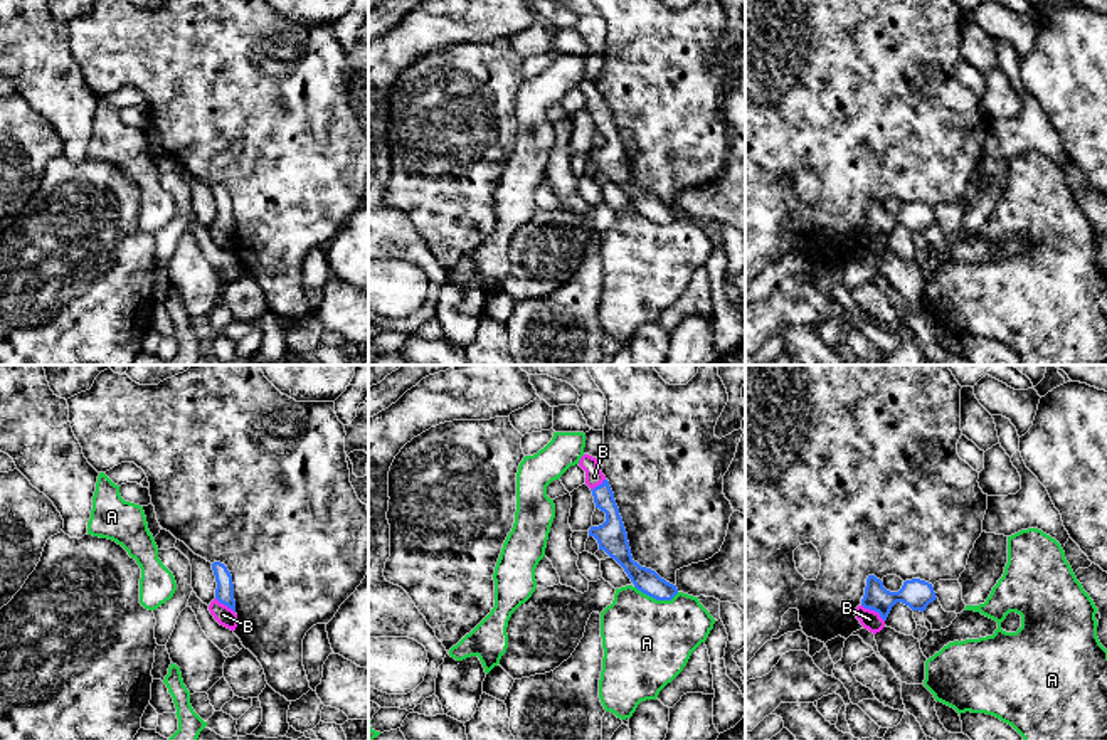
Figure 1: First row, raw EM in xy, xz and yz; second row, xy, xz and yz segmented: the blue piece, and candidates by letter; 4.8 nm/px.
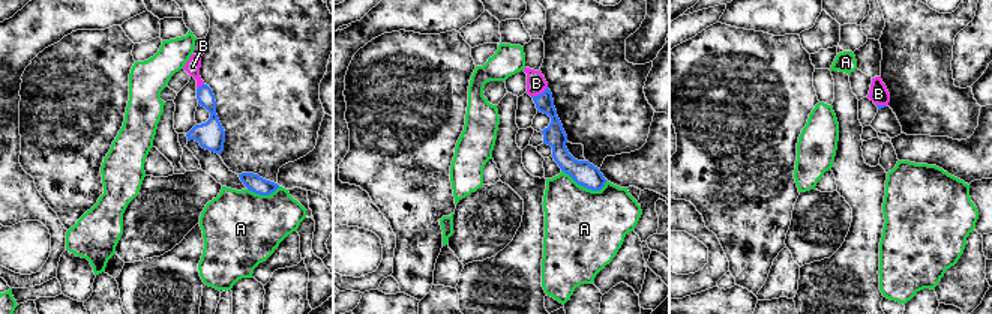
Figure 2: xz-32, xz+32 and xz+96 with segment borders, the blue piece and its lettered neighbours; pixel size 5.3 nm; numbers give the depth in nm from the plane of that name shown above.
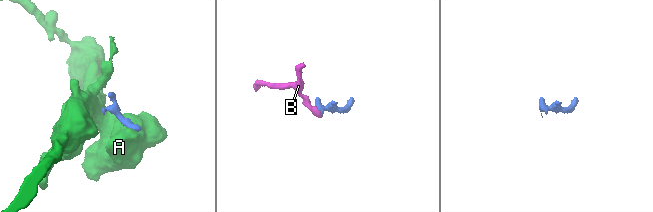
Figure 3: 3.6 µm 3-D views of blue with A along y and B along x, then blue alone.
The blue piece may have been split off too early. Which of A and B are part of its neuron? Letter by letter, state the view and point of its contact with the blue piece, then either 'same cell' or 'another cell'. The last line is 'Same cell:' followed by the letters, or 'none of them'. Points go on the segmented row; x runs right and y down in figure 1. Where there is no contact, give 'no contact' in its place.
A: xz (656, 599) | another cell
B: yz (873, 609) | same cell
Same cell: B

